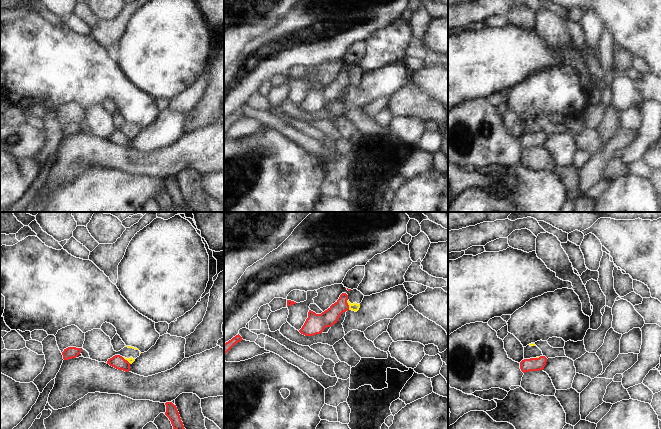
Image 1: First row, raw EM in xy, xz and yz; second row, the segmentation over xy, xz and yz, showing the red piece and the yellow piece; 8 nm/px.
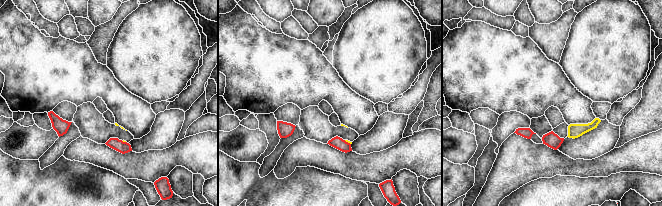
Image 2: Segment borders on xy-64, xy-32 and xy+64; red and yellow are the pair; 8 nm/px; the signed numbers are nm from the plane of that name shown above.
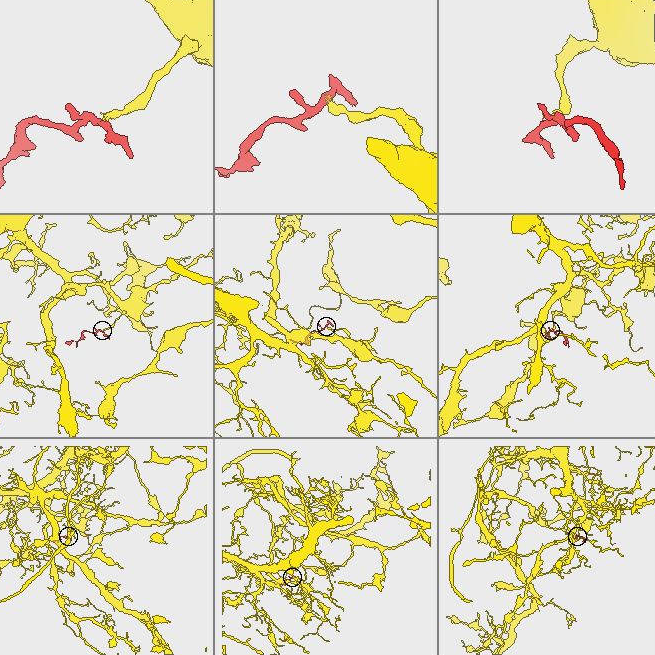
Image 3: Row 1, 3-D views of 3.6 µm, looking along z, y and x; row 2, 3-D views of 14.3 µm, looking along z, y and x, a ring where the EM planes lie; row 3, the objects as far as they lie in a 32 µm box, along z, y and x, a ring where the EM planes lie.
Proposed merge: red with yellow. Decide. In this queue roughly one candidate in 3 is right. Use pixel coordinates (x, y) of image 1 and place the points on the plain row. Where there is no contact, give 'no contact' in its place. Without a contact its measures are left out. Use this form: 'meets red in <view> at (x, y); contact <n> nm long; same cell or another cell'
meets red in xz at (347, 80); contact 90 nm long; another cell

